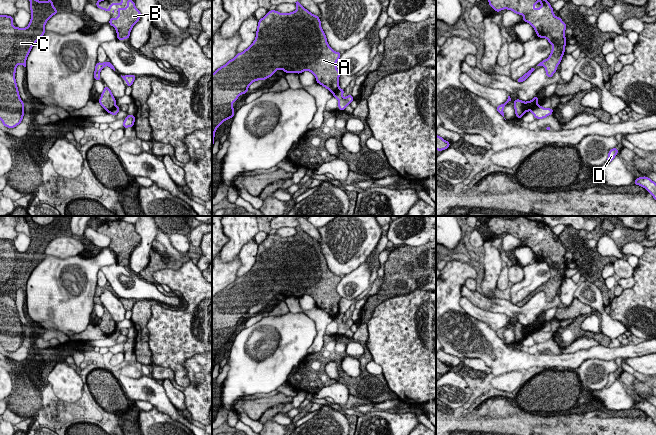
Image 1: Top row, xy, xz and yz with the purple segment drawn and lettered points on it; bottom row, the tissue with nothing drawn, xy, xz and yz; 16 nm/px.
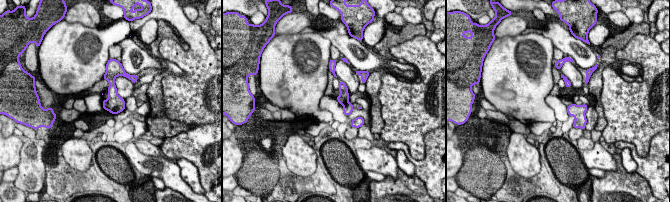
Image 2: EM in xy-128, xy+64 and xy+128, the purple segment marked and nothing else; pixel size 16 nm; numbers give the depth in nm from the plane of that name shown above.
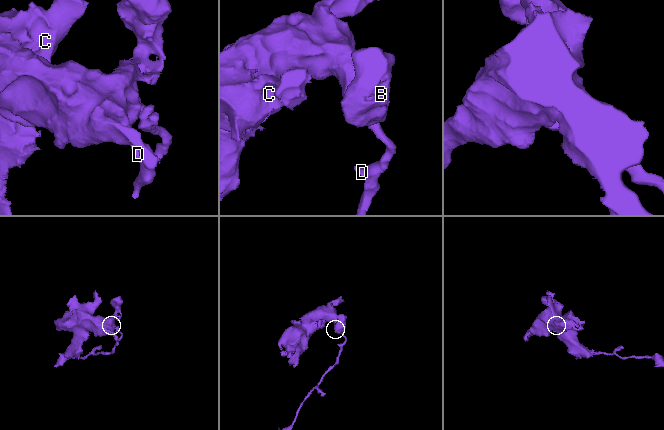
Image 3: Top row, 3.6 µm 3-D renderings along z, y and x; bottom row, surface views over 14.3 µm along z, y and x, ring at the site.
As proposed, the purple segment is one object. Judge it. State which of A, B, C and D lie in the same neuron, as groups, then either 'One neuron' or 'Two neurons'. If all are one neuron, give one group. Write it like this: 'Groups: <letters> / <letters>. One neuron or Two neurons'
Groups: A B C / D. Two neurons

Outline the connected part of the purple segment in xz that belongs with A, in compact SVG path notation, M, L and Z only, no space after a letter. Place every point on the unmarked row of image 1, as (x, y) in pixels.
M298 225L295 227L297 233L294 236L268 235L258 245L253 267L212 298L212 371L217 352L224 345L234 341L232 328L238 321L247 317L253 306L268 303L279 293L285 297L297 298L310 295L316 301L316 306L330 316L334 317L339 312L341 297L336 291L336 286L341 277L330 272L320 242Z

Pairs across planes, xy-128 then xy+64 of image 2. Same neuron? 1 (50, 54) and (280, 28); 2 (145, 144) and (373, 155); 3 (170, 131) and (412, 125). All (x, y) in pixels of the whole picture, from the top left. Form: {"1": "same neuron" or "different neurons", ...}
{"1": "different neurons", "2": "different neurons", "3": "different neurons"}

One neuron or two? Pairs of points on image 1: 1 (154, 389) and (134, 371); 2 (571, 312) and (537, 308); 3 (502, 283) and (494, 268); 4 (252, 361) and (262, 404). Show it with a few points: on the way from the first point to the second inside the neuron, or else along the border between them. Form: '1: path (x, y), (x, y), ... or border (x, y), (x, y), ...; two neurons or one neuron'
1: border (121, 373), (134, 378), (139, 378), (143, 375); two neurons
2: border (569, 305), (558, 308); two neurons
3: border (503, 267), (496, 288); two neurons
4: border (250, 394), (245, 394), (233, 406), (233, 411); two neurons

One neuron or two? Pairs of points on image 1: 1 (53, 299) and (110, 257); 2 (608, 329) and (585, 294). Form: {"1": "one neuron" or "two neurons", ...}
{"1": "one neuron", "2": "one neuron"}

